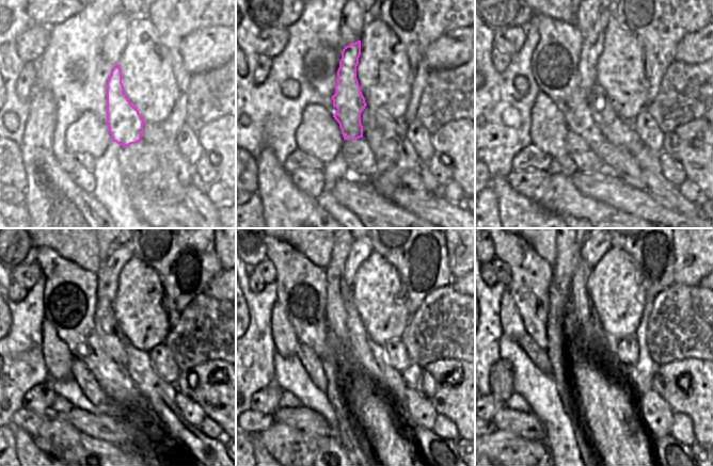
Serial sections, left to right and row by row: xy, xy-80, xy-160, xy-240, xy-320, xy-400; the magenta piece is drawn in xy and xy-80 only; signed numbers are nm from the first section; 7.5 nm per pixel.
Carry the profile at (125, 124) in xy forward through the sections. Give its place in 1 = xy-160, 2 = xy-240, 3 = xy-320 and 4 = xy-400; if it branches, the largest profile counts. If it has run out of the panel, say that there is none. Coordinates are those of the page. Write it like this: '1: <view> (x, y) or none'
1: xy-160 (593, 39)
2: xy-240 (110, 268)
3: xy-320 (360, 250)
4: xy-400 (593, 250)

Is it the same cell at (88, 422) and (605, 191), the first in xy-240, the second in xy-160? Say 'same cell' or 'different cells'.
same cell

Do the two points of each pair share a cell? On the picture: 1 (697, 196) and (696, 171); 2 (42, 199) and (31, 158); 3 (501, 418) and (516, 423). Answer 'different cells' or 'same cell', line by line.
1: different cells
2: same cell
3: same cell

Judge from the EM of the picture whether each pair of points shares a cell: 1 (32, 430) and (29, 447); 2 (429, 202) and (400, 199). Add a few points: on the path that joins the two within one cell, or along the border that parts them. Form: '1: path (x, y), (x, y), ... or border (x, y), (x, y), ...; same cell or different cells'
1: border (11, 424), (24, 429), (31, 436); different cells
2: path (422, 202), (408, 199); same cell

